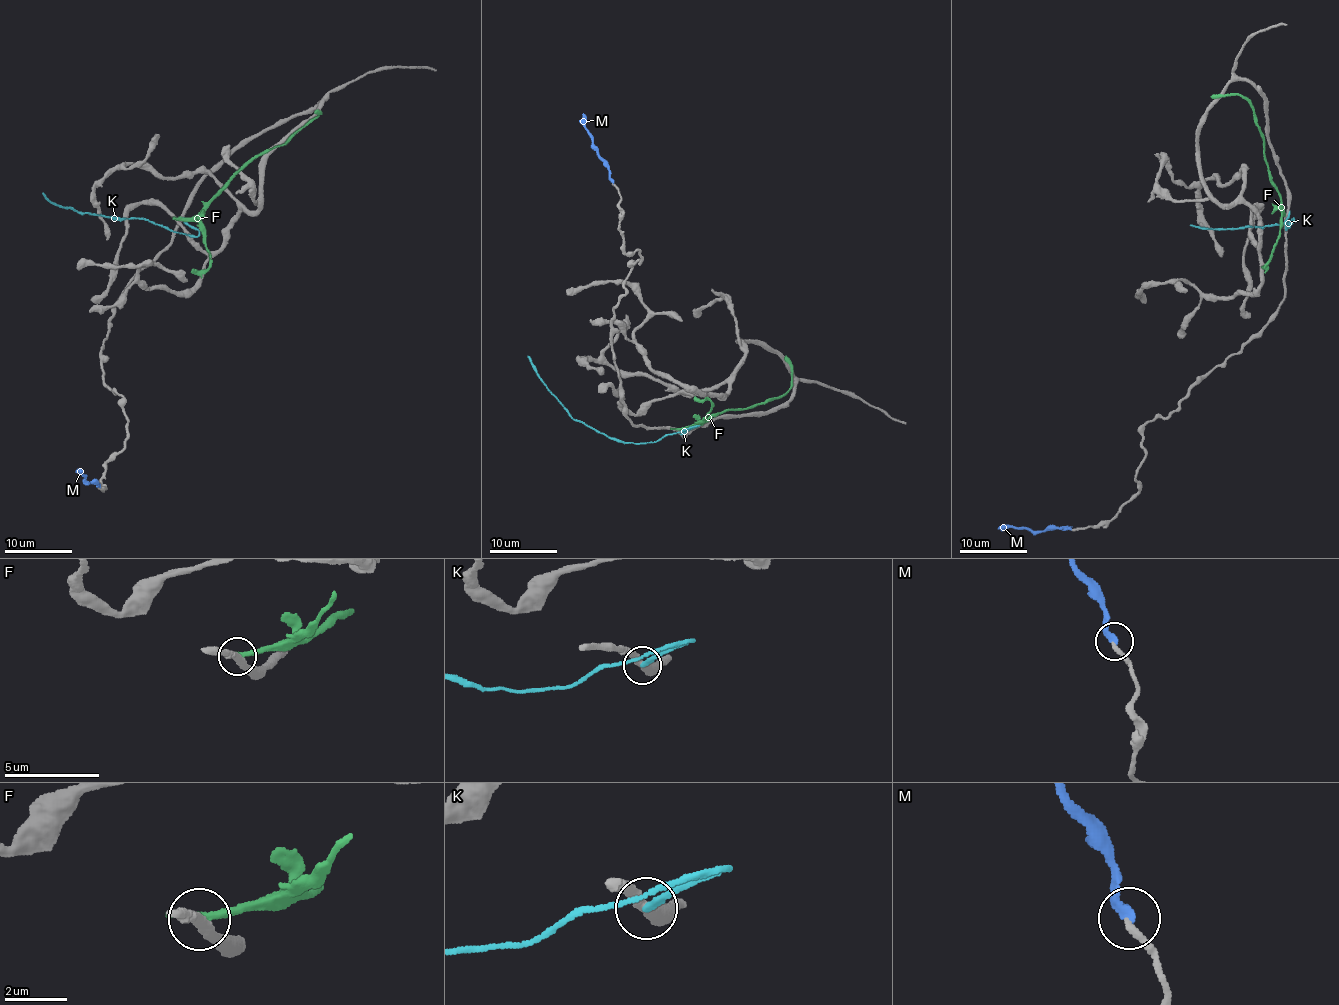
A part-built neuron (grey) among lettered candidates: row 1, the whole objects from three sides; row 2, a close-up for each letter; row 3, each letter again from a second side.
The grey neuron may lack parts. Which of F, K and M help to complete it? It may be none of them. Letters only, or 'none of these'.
none of these

